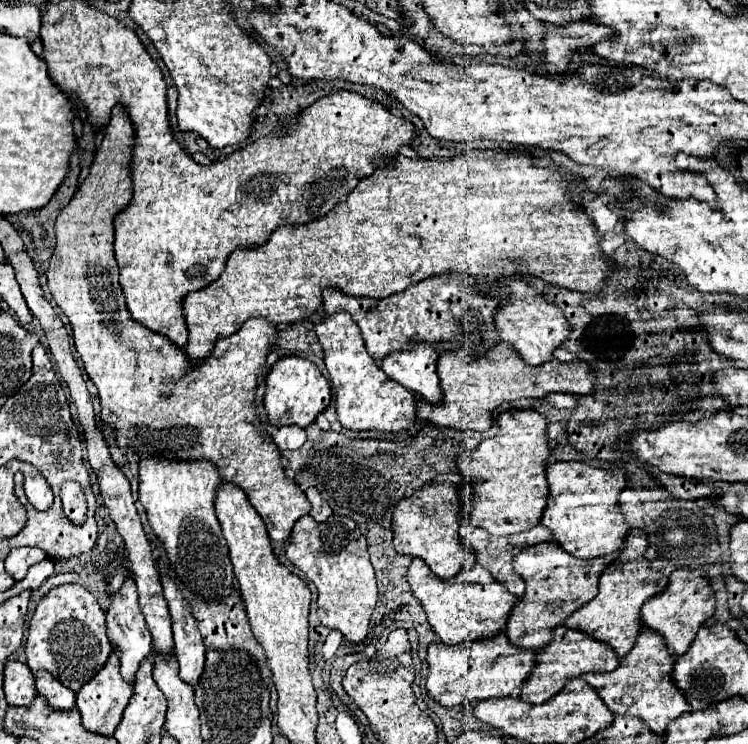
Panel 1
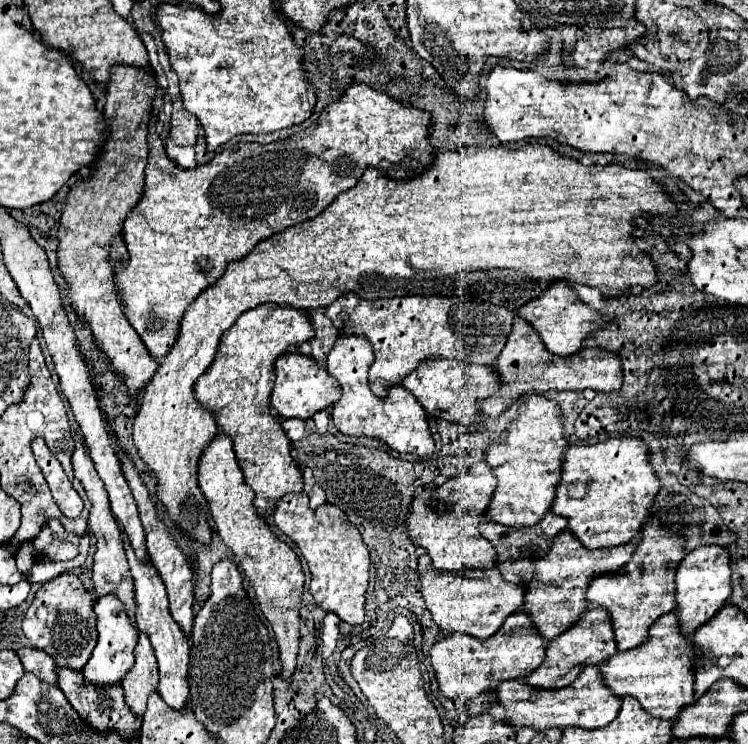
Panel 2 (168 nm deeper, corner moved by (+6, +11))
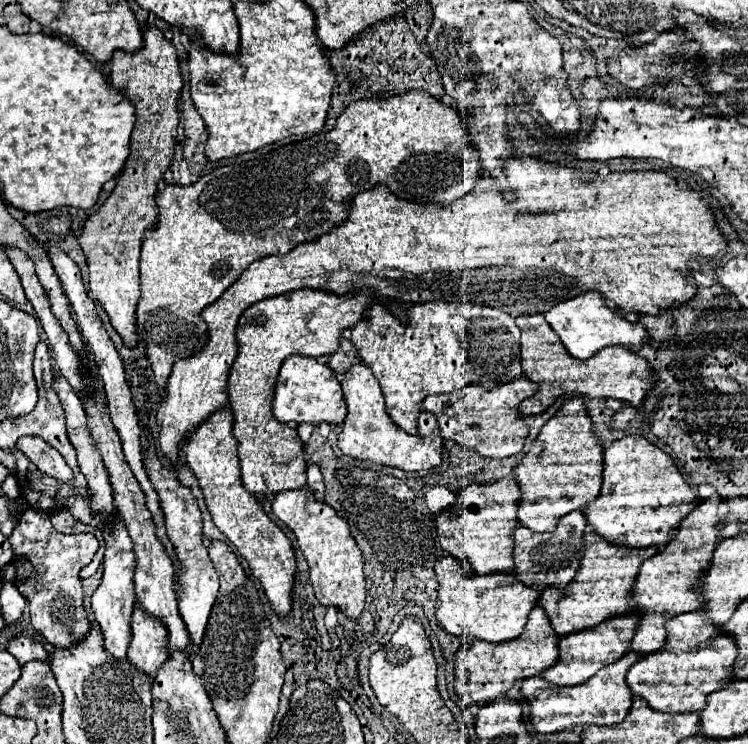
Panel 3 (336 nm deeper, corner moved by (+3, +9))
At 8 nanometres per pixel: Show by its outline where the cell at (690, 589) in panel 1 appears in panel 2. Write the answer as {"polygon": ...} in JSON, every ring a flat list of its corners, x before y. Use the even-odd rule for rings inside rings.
{"polygon":[[700,546,683,558,675,574,676,616,680,620,680,630,688,638,702,626,718,608,730,598,730,556,724,546]]}

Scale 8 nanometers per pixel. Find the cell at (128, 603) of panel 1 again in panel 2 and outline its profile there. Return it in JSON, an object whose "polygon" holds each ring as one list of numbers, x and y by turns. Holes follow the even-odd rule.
{"polygon":[[74,434,76,438,76,452,72,454,72,466,74,466,74,474,76,478,82,482,90,502,92,502,92,512,88,516,88,526,90,530,96,534,96,554,94,554,94,568,92,568,92,580,94,580,94,592,96,592,96,598,102,598,102,596,108,596,108,594,114,594,122,604,124,604,124,610,126,614,130,616,130,622,136,624,136,618,134,618,134,580,130,576,130,568,128,568,128,560,126,560,126,554,124,554,124,540,122,540,122,530,110,510,110,502,108,502,108,494,104,490,104,484,102,480,98,478,94,466,92,466,92,460,86,452,86,448,82,446,80,438]]}

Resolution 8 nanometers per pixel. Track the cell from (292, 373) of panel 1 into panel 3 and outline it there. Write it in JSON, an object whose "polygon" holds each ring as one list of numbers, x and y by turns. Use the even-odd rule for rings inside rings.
{"polygon":[[289,356,277,378,275,386,275,400,273,400,273,414,279,422,311,422,311,424,341,424,347,416,345,398,341,392,341,384,337,374,315,358,309,356]]}

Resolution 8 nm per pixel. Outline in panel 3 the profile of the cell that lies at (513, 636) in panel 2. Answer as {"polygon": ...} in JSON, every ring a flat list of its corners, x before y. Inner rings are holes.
{"polygon":[[537,606,537,610,533,610,533,614,529,616,529,626,525,626,521,638,515,638,513,642,503,642,503,644,489,644,489,642,475,640,469,648,459,650,457,688,461,696,469,696,479,704,493,702,495,698,511,690,511,686,517,680,537,676,543,670,551,668,557,660,559,660,559,638,551,628,551,622,545,610]]}

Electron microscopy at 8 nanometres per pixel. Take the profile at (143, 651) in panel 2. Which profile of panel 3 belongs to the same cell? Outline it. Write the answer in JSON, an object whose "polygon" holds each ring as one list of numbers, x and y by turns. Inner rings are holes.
{"polygon":[[135,602,133,616,131,616,131,642,129,642,127,658,137,668,145,670,151,678,169,656,167,636,169,636,169,630,165,628,165,624,159,618,147,614]]}

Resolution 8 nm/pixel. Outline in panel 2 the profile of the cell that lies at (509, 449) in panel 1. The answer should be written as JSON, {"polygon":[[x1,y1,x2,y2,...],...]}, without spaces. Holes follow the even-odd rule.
{"polygon":[[528,396,520,406,518,420,512,420,500,440,492,442,484,452,486,464,498,478,492,500,484,512,486,520,504,526,530,526,542,520,550,510,550,500,554,500,558,468,566,446,568,440,564,438,560,406,542,396]]}

